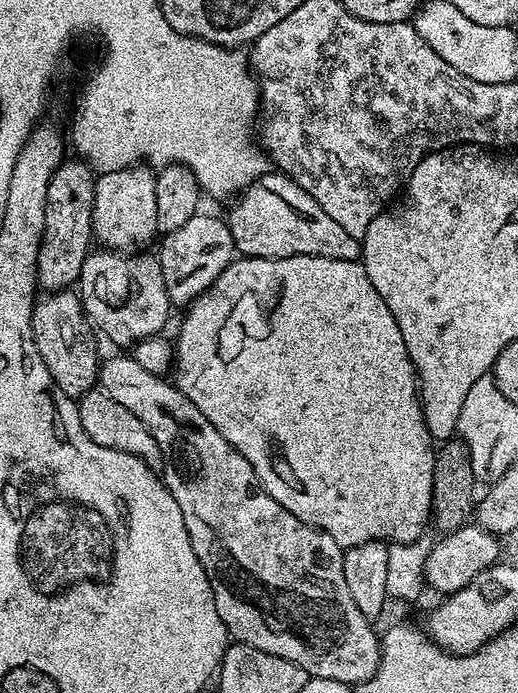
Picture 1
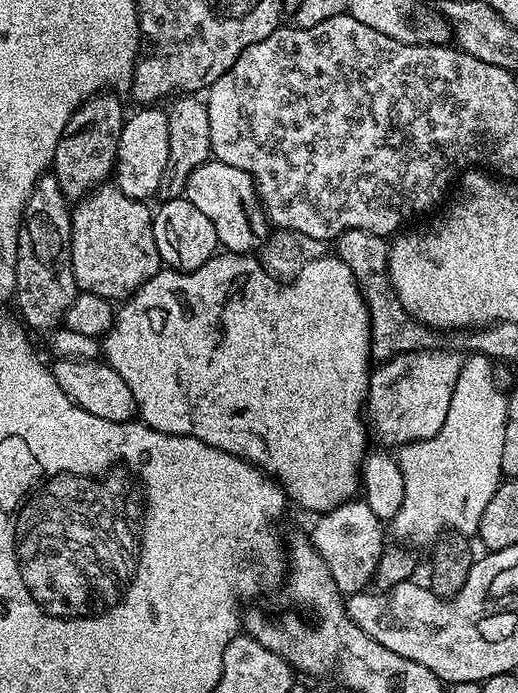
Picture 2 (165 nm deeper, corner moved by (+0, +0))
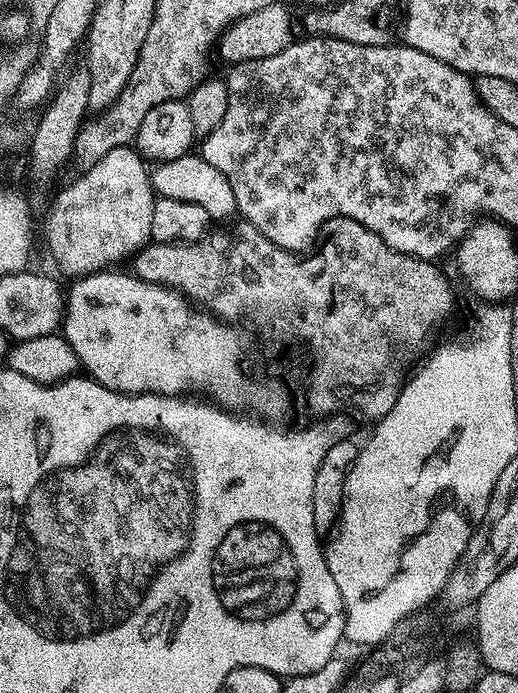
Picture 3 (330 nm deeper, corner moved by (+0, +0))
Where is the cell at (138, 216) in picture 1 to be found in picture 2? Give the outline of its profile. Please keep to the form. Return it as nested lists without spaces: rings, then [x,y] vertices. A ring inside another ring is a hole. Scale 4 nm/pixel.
[[[140,106],[137,112],[125,119],[122,138],[118,138],[114,183],[126,194],[145,202],[156,196],[158,182],[162,182],[162,170],[166,170],[166,158],[170,151],[170,122],[167,111],[160,106]]]

